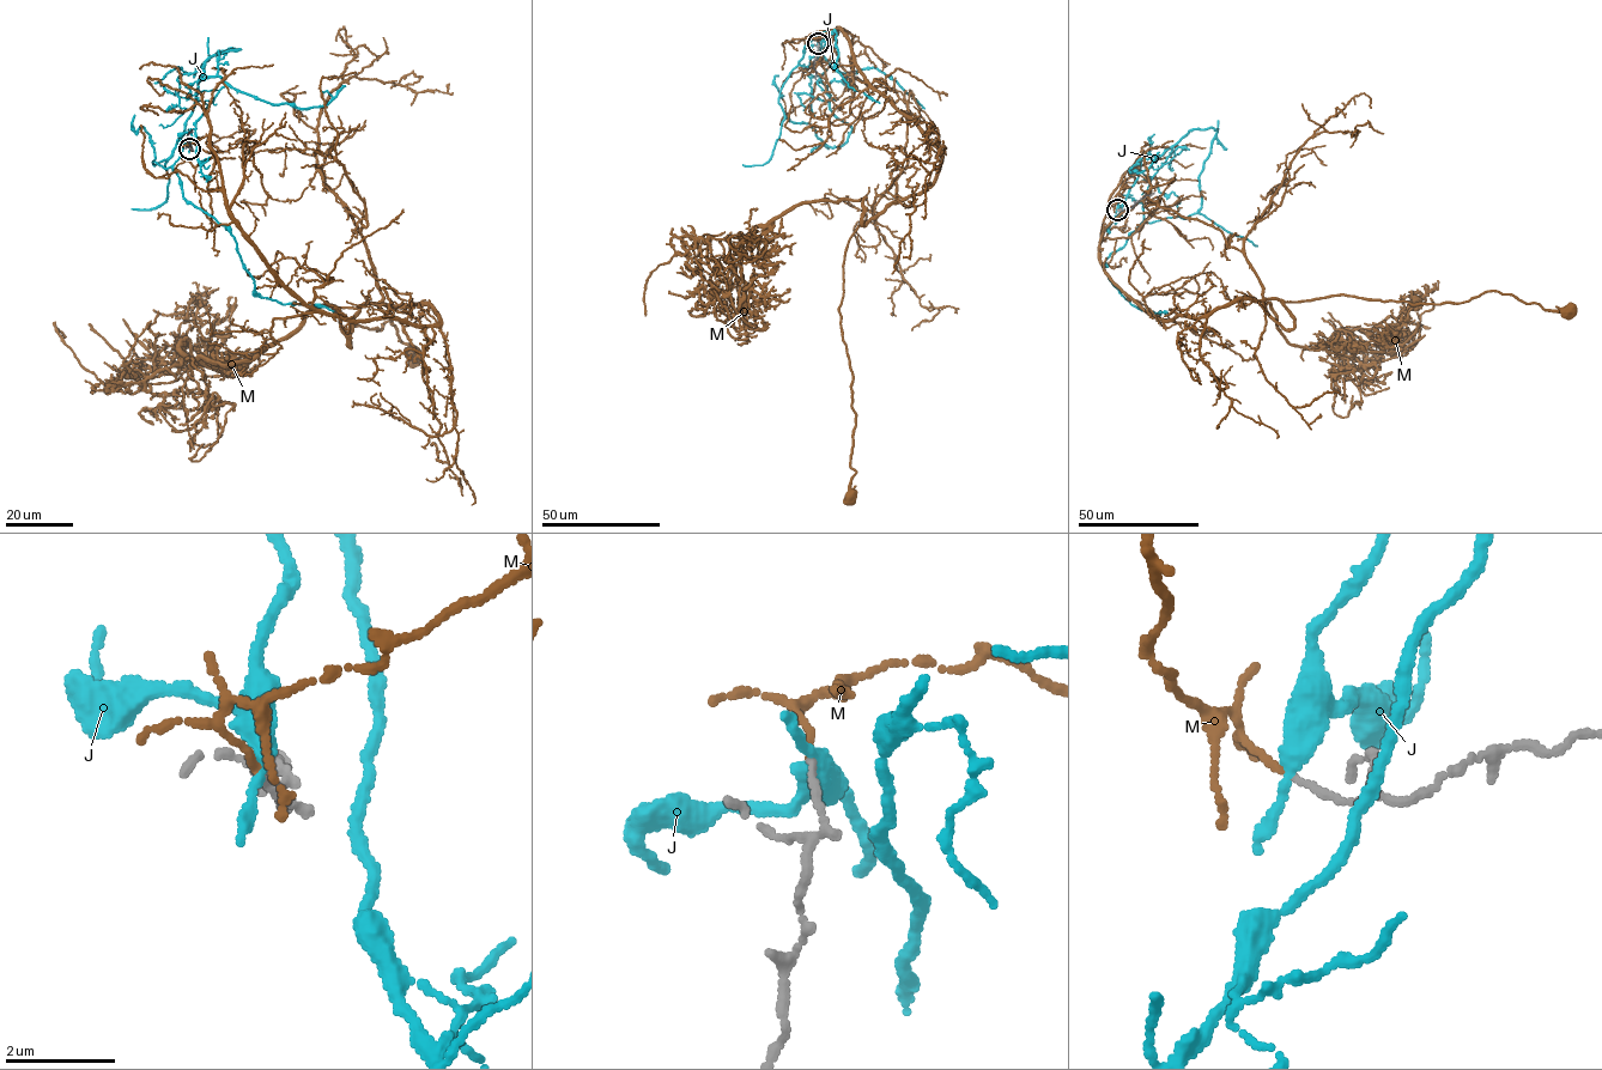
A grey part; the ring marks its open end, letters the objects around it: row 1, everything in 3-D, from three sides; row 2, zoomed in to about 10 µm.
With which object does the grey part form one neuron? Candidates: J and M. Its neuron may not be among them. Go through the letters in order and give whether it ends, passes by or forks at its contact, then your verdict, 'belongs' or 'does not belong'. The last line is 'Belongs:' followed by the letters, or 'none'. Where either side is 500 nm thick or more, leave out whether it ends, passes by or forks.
J: it passes by; does not belong
M: it ends; belongs
Belongs: M

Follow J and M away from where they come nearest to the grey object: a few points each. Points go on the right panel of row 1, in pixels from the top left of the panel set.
J: (1117, 210), (1126, 195), (1151, 223), (1201, 207), (1215, 131), (1193, 129), (1159, 152)
M: (1117, 210), (1110, 200), (1099, 257), (1166, 320), (1241, 298), (1439, 304), (1497, 291), (1567, 311)

